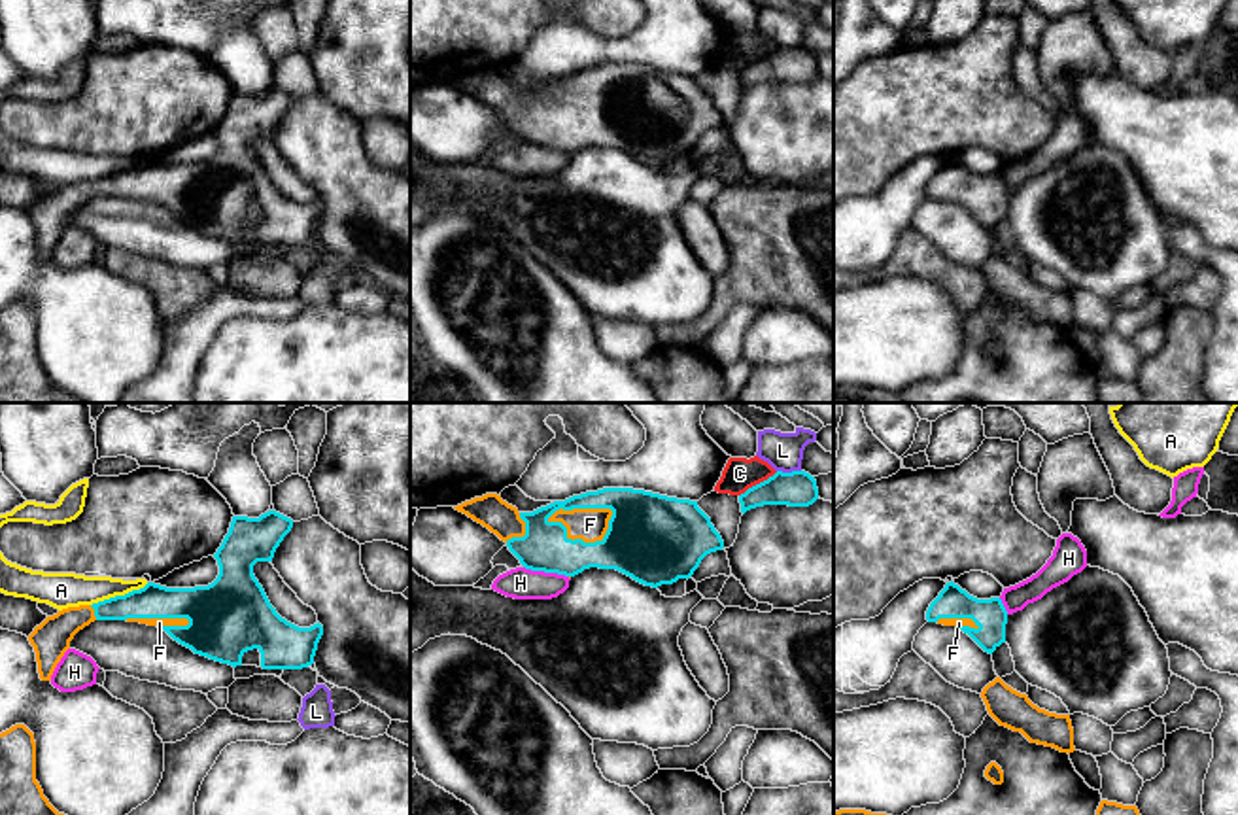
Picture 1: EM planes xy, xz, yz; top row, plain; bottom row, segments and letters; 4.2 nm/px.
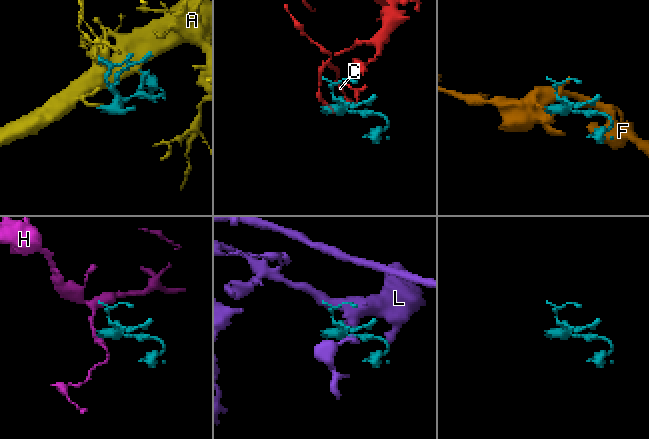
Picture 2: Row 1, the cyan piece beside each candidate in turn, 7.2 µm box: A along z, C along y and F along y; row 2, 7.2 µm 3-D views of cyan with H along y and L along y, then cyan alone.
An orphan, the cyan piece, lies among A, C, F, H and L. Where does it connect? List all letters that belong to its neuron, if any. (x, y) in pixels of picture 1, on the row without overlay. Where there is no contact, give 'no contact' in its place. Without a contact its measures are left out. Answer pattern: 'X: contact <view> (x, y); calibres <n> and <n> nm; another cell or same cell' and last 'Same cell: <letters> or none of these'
A: contact xy (120, 173); calibres 140 and 160 nm; another cell
C: contact xz (760, 59); calibres 160 and 140 nm; another cell
F: contact xz (579, 84); calibres 220 and 140 nm; same cell
H: contact xz (547, 148); calibres 200 and 140 nm; another cell
L: contact xz (789, 50); calibres 160 and 160 nm; another cell
Same cell: F

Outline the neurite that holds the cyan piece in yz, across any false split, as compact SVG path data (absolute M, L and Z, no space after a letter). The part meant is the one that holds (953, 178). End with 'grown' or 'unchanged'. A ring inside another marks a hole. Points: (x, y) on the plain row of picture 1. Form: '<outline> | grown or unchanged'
M953 157L930 180L926 197L960 204L989 231L1006 219L1007 187L1002 176L977 176Z | grown

